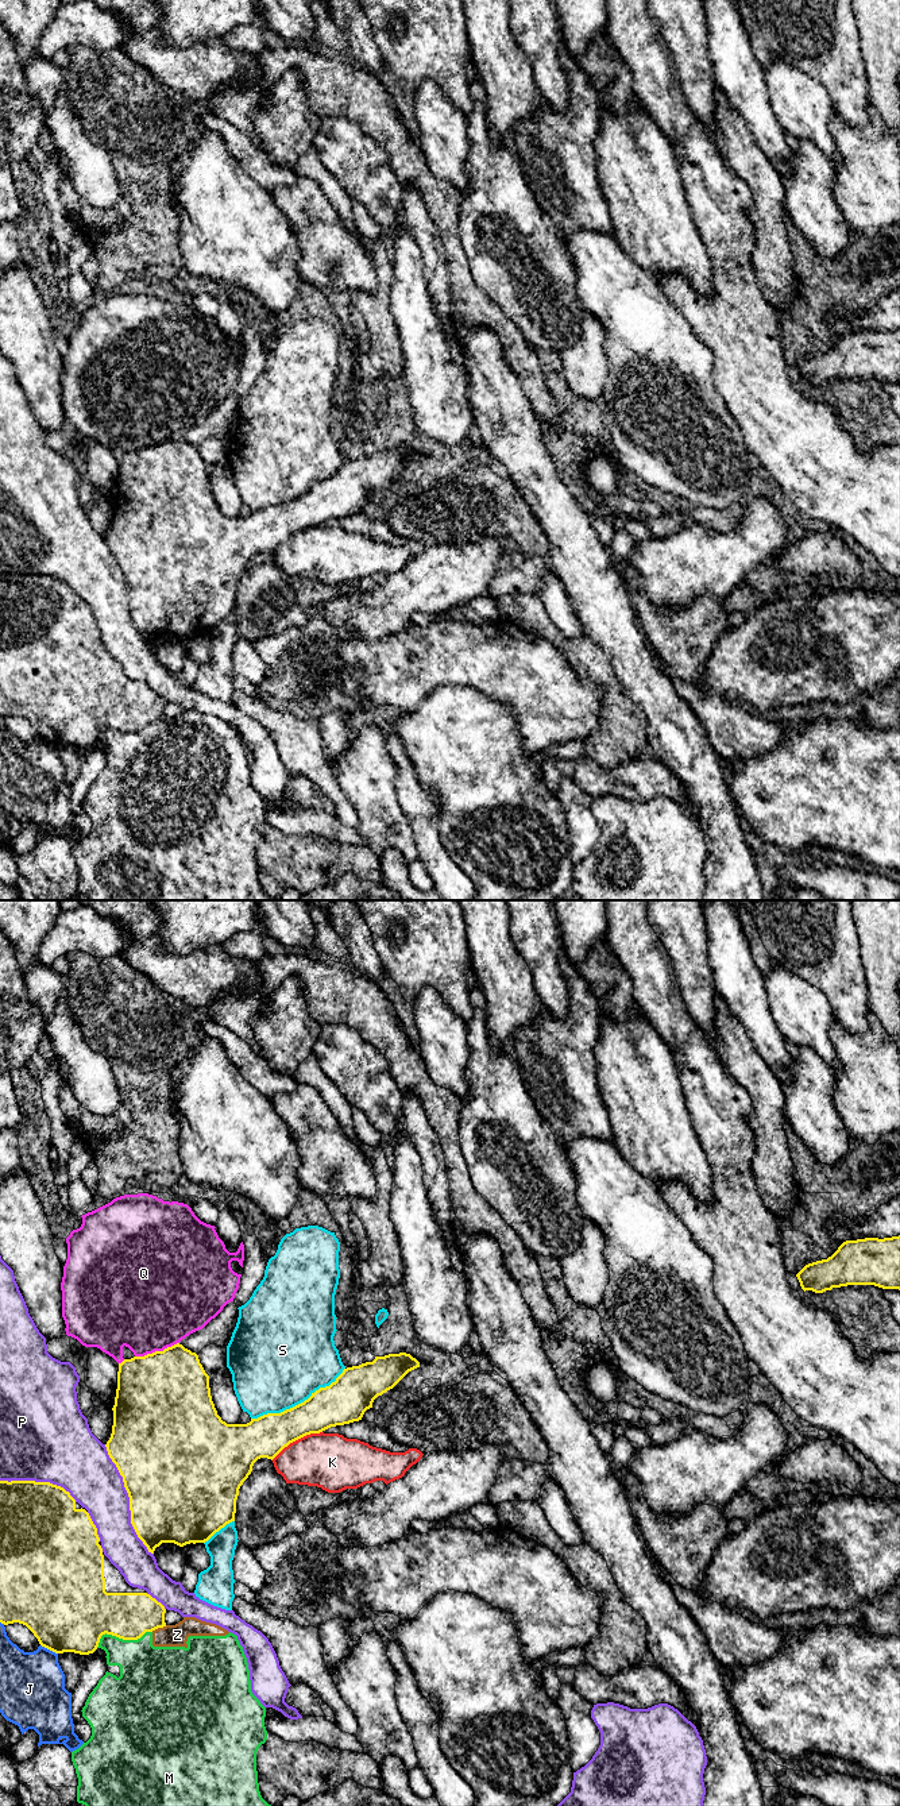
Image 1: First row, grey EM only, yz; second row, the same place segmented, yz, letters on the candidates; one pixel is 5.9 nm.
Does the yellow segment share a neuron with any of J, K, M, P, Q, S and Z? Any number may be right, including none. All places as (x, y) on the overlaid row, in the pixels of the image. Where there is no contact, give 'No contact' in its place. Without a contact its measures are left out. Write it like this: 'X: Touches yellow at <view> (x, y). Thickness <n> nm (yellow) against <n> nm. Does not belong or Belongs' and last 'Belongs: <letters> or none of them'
J: Touches yellow at yz (49, 1648). Thickness 480 nm (yellow) against 380 nm. Does not belong
K: Touches yellow at yz (296, 1439). Thickness 240 nm (yellow) against 340 nm. Does not belong
M: Touches yellow at yz (120, 1637). Thickness 320 nm (yellow) against 300 nm. Does not belong
P: Touches yellow at yz (130, 1500). Thickness 500 nm (yellow) against 320 nm. Does not belong
Q: Touches yellow at yz (157, 1351). Thickness 500 nm (yellow) against 480 nm. Does not belong
S: Touches yellow at yz (298, 1404). Thickness 260 nm (yellow) against 500 nm. Does not belong
Z: Touches yellow at yz (158, 1627). Thickness 280 nm (yellow) against 130 nm. Does not belong
Belongs: none of them

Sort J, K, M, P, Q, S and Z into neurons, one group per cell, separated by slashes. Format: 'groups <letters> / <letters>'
groups J / K / M S Z / P / Q

